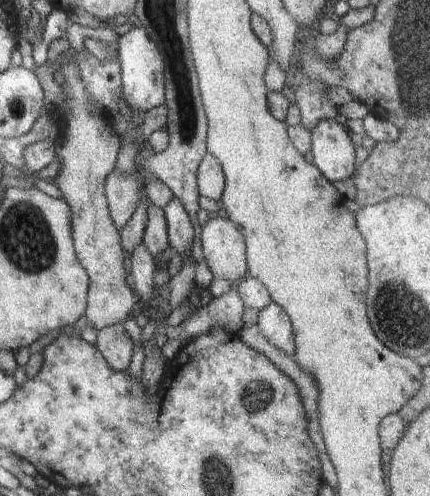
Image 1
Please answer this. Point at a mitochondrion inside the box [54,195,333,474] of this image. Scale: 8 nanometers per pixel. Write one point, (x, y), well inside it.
(256, 395)

